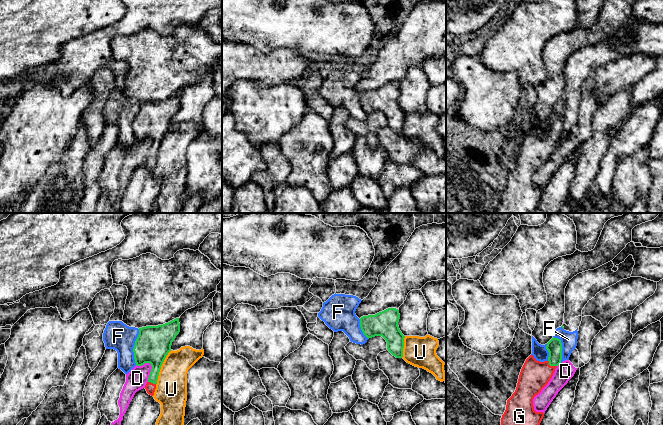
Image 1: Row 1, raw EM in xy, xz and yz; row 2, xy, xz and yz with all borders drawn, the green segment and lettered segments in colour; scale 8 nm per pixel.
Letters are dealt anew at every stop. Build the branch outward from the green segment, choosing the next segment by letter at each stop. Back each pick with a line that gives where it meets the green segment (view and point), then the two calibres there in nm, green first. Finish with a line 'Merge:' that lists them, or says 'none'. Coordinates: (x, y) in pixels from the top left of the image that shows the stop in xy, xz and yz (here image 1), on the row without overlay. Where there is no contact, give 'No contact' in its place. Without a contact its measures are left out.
G: Touches green at yz (551, 141). Thickness 120 nm (green) against 240 nm
Merge: G

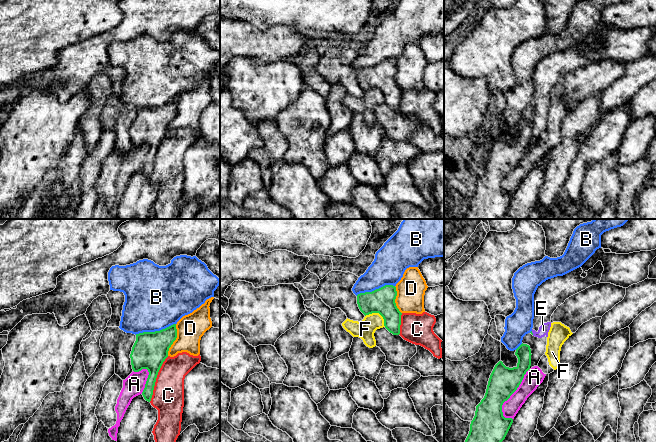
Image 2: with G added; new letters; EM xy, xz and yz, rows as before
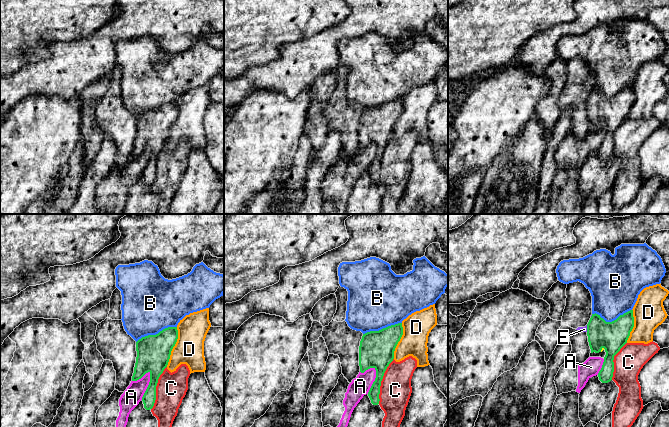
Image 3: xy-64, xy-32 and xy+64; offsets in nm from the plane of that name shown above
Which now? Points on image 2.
Merge: none

